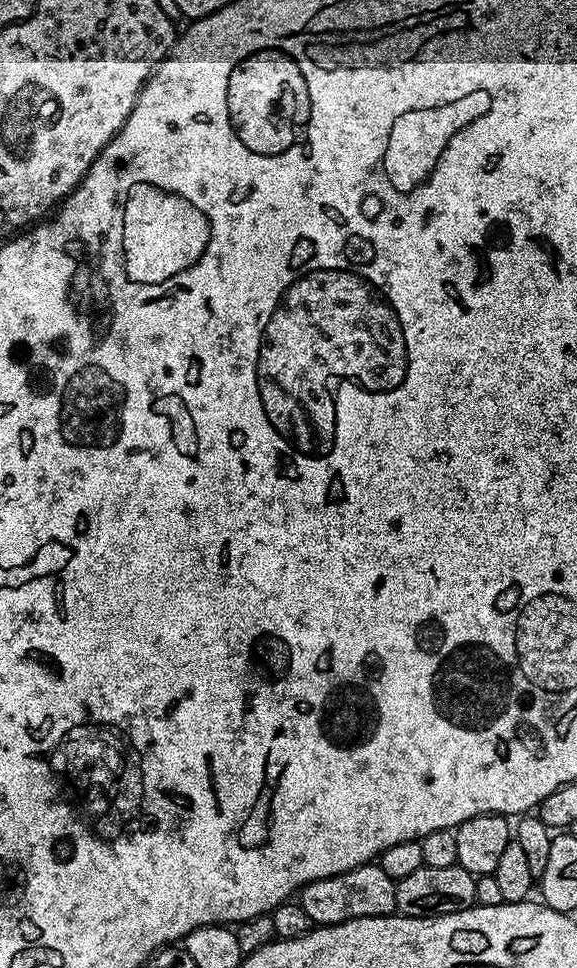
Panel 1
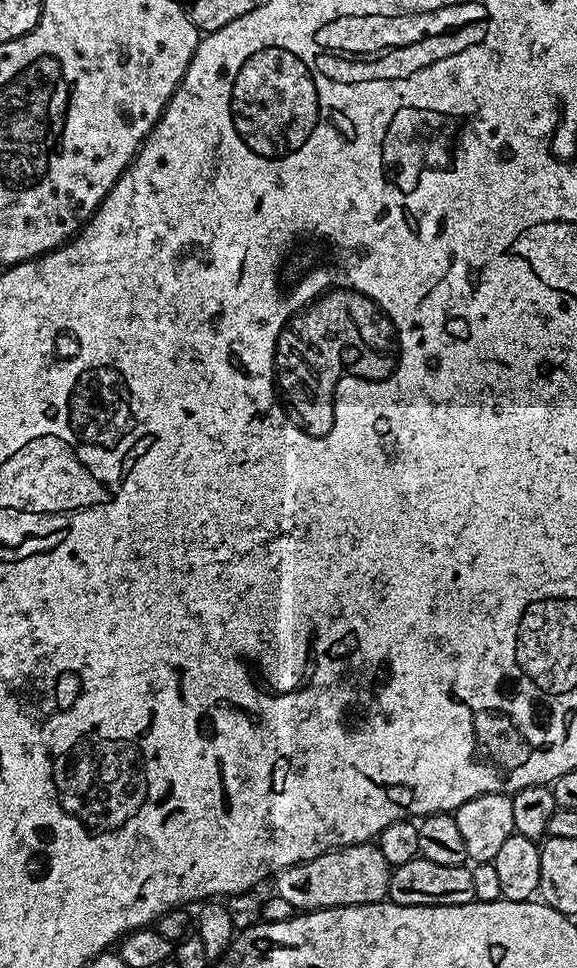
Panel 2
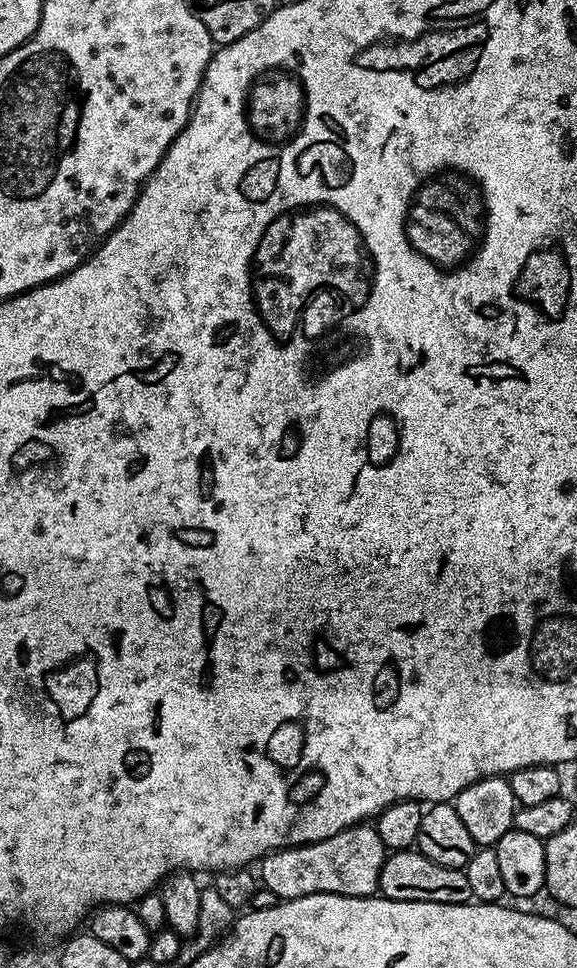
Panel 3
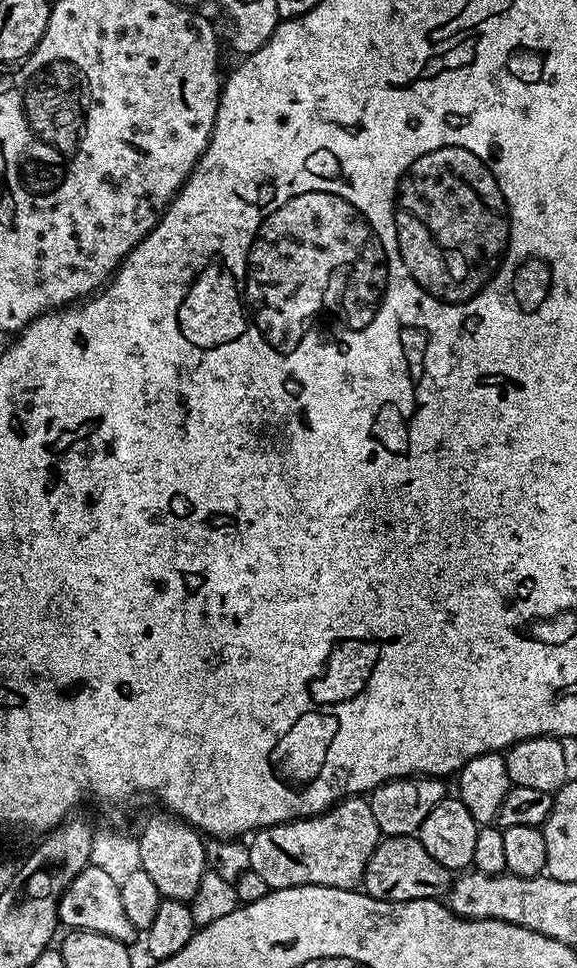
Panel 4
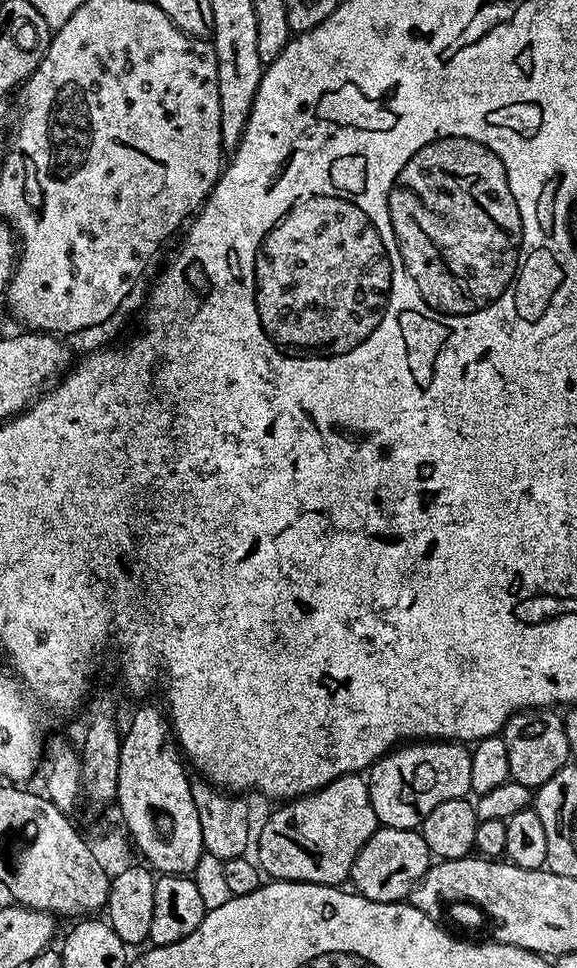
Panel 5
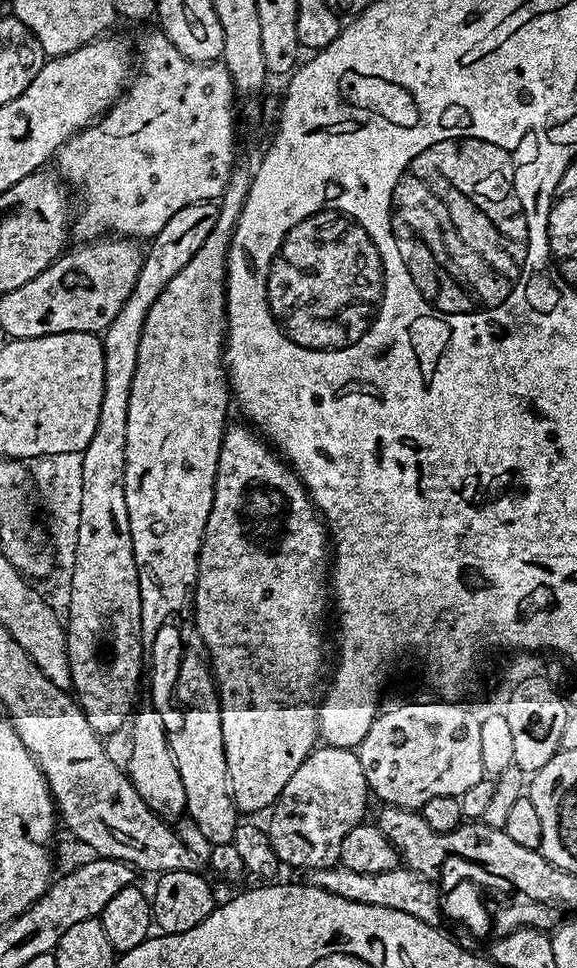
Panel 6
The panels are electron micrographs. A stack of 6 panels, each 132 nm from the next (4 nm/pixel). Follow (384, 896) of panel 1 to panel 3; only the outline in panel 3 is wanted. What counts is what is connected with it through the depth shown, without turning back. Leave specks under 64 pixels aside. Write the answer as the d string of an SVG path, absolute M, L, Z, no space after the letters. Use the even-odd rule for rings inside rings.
M371 823L355 825L322 842L300 844L296 848L278 848L259 861L258 880L273 891L280 902L306 898L310 894L374 896L380 887L380 871L386 849L378 830Z

